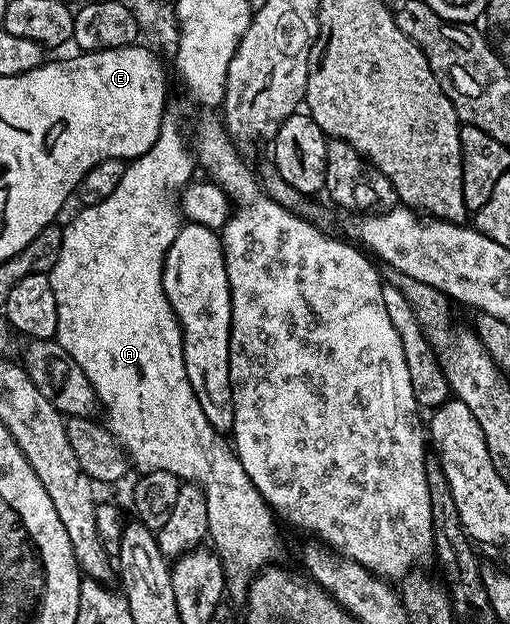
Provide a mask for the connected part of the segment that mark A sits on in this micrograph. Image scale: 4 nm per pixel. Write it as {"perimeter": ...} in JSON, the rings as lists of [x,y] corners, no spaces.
{"perimeter":[[[173,115],[163,117],[162,130],[156,139],[156,143],[152,143],[152,147],[148,147],[148,151],[144,151],[144,155],[133,158],[127,164],[124,171],[124,179],[120,179],[120,184],[116,186],[116,191],[112,191],[112,195],[108,195],[108,199],[104,199],[100,203],[79,208],[79,213],[70,222],[65,222],[62,230],[60,259],[56,259],[56,267],[52,267],[52,271],[48,274],[52,283],[52,291],[56,295],[56,319],[58,320],[56,340],[60,343],[60,347],[64,347],[64,351],[68,351],[68,355],[72,355],[72,359],[76,359],[76,363],[80,363],[84,375],[88,375],[88,383],[92,383],[99,402],[104,403],[104,413],[106,409],[104,424],[109,429],[110,434],[122,445],[122,450],[126,452],[129,464],[133,468],[135,465],[138,471],[142,473],[168,471],[172,475],[181,478],[183,482],[201,483],[207,494],[212,495],[215,502],[218,500],[220,504],[226,505],[226,513],[212,511],[208,515],[208,523],[210,524],[208,537],[209,540],[214,540],[215,546],[213,545],[213,548],[224,562],[225,568],[227,570],[238,569],[235,571],[234,577],[236,580],[242,581],[246,577],[246,573],[242,569],[256,568],[261,563],[262,557],[270,557],[277,551],[278,529],[274,526],[275,514],[248,479],[244,467],[232,452],[231,446],[227,442],[226,445],[222,442],[225,440],[219,436],[214,426],[208,423],[204,411],[200,411],[200,403],[192,391],[192,383],[188,383],[188,371],[184,367],[182,328],[172,311],[172,307],[168,303],[168,299],[164,295],[164,287],[162,286],[164,259],[168,255],[168,247],[172,247],[172,241],[176,239],[176,235],[184,224],[184,218],[180,212],[180,190],[184,185],[182,169],[195,168],[196,165],[195,158],[192,156],[191,146],[188,144],[187,134],[185,137],[181,133],[181,129],[181,123]]]}

